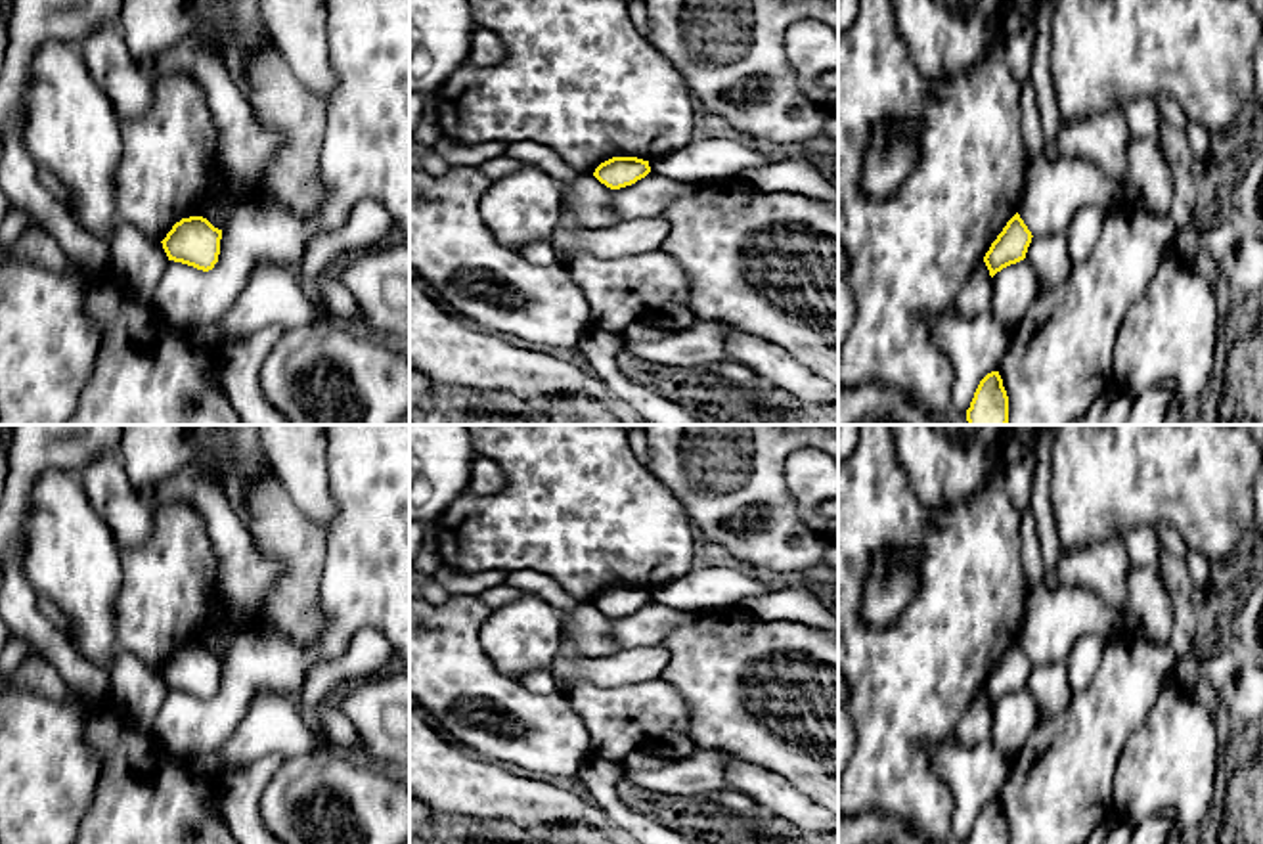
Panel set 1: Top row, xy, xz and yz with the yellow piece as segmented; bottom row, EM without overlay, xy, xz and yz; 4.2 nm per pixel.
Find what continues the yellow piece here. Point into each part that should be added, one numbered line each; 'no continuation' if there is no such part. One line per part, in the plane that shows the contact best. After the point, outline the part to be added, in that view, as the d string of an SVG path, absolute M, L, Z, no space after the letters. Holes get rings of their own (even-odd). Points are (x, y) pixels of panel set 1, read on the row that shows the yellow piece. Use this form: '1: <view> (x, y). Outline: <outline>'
no continuation

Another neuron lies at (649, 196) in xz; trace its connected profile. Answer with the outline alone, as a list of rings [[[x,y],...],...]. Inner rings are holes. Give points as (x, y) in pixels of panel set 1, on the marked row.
[[[649,172],[632,186],[612,189],[612,211],[620,220],[660,216],[664,209],[685,195],[695,195],[702,184],[685,184]]]

